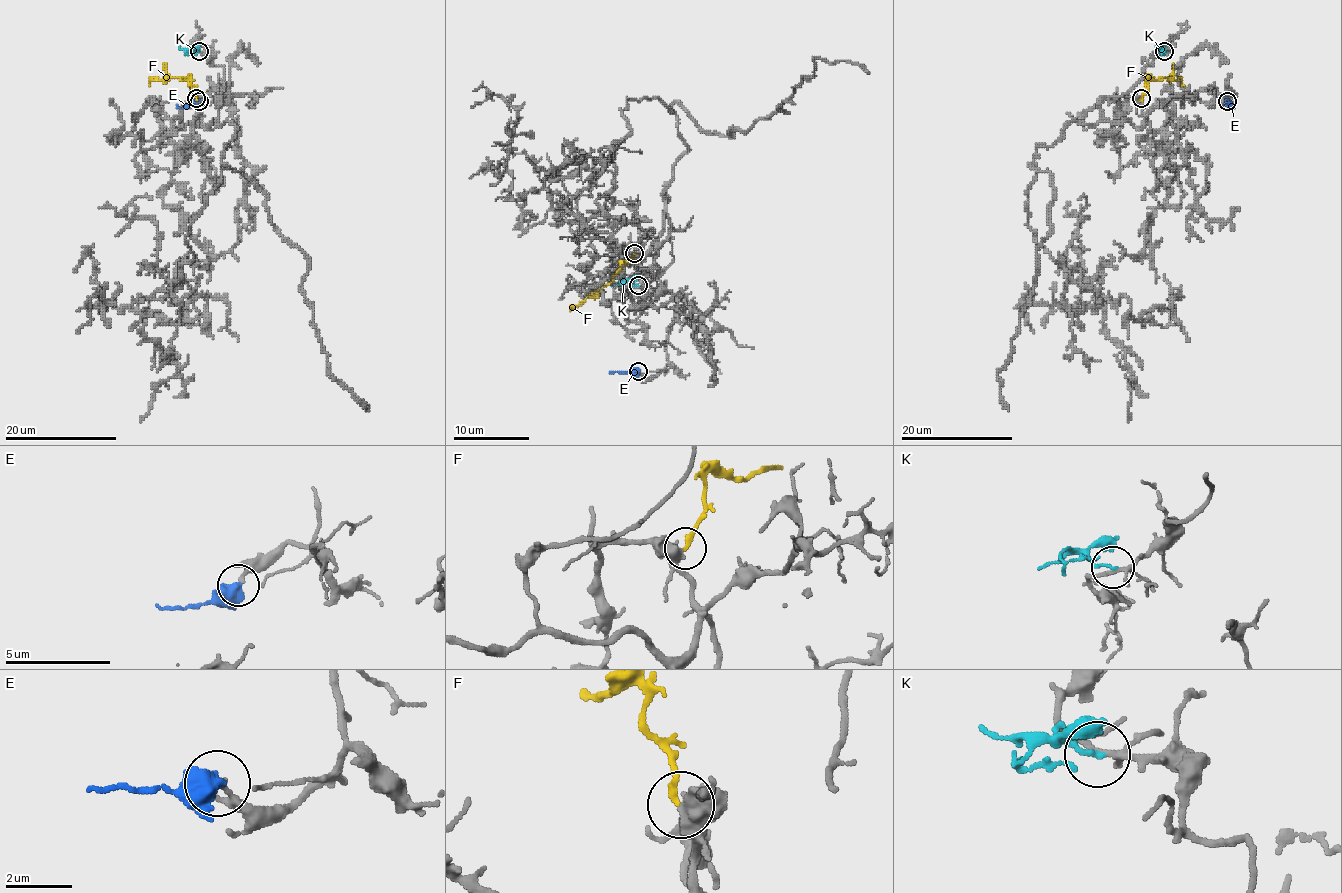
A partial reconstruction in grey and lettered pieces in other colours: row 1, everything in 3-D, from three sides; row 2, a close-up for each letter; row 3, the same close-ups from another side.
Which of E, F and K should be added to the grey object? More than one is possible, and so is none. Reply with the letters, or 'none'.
F

